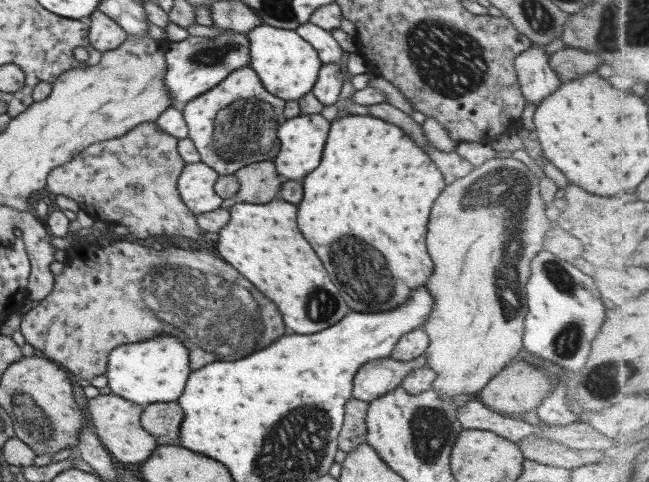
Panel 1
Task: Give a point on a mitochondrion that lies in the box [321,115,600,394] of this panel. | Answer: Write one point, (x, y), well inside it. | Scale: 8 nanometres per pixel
(368, 279)

